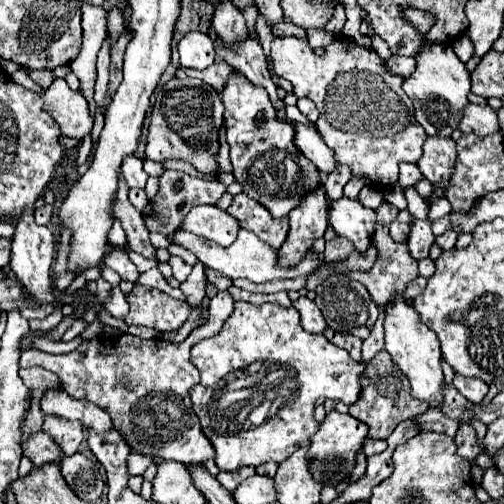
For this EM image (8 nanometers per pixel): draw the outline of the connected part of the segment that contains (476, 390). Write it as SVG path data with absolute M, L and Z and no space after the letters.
M455 375L453 385L457 387L457 391L459 391L465 399L469 399L469 401L475 403L475 405L481 403L481 401L487 397L487 393L489 393L489 387L487 387L485 383L477 381L477 379L469 379L469 377L459 377L459 375Z

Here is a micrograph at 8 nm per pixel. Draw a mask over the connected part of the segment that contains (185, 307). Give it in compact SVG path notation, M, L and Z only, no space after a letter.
M135 285L133 293L127 297L131 311L127 315L127 325L145 325L161 333L179 329L191 315L191 305L169 297L167 293Z

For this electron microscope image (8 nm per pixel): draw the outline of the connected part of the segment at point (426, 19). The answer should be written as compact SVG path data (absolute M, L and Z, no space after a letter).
M405 9L403 11L407 15L409 21L413 21L413 25L423 33L423 31L429 31L429 27L433 25L433 17L429 13L423 13L423 11L417 11L417 9Z

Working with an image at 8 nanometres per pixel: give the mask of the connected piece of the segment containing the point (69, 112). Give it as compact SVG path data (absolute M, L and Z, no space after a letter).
M55 79L43 93L43 99L45 111L53 115L65 137L83 141L83 137L91 133L93 117L89 113L89 103L79 91L73 91L65 79Z

